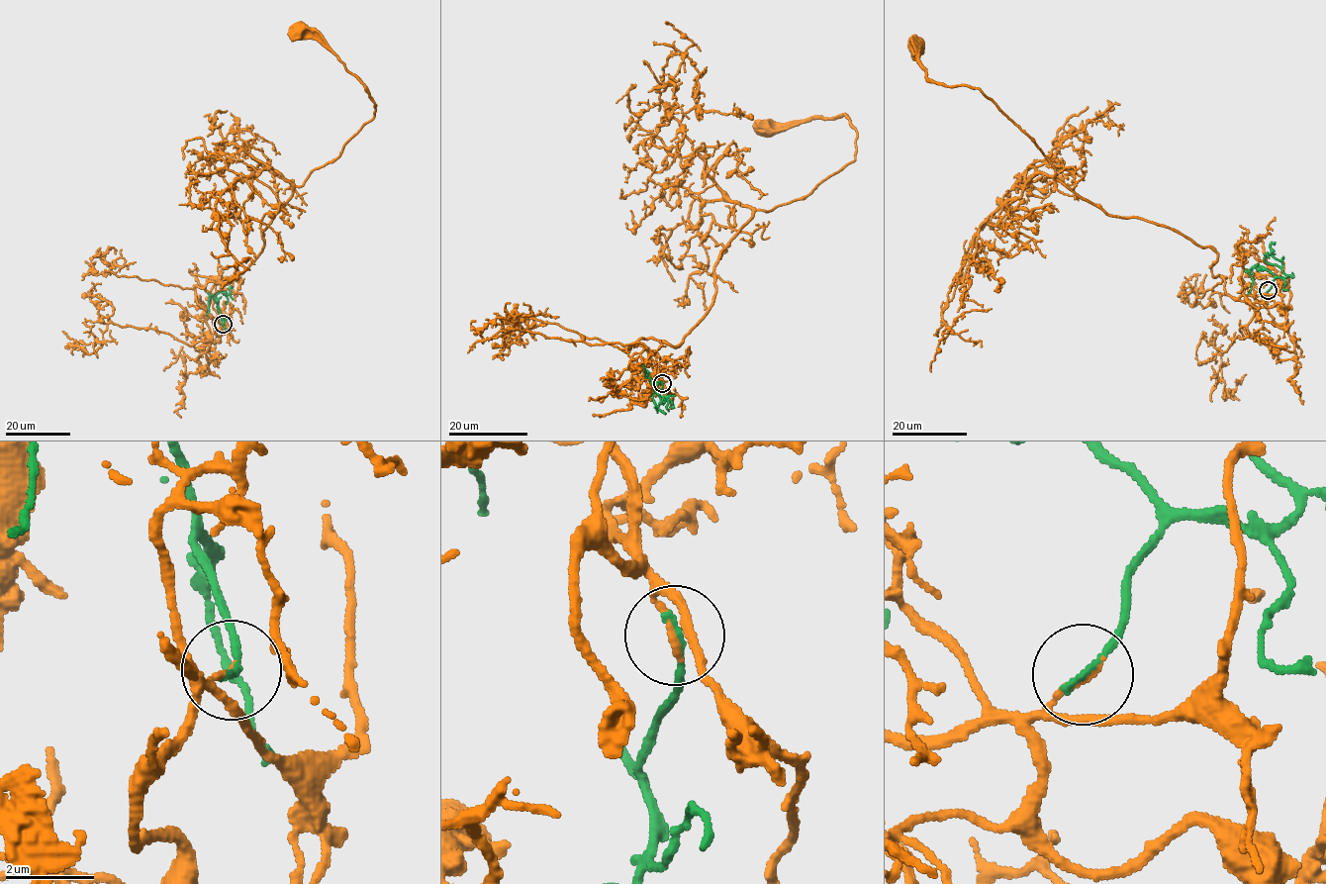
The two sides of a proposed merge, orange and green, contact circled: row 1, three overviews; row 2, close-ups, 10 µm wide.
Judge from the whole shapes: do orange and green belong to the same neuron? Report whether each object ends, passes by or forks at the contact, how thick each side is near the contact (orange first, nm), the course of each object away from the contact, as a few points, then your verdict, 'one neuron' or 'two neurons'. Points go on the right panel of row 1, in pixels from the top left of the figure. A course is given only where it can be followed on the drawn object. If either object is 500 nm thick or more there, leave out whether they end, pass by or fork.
orange ends; green ends; calibres 170 and 150 nm; course orange (1268, 290), (1235, 298), (1211, 274), (1214, 250), (1079, 198), (980, 90), (926, 77), (914, 48); course green (1268, 290), (1273, 279), (1285, 274), (1280, 267), (1264, 259), (1268, 254), (1278, 260), (1282, 255); one neuron

